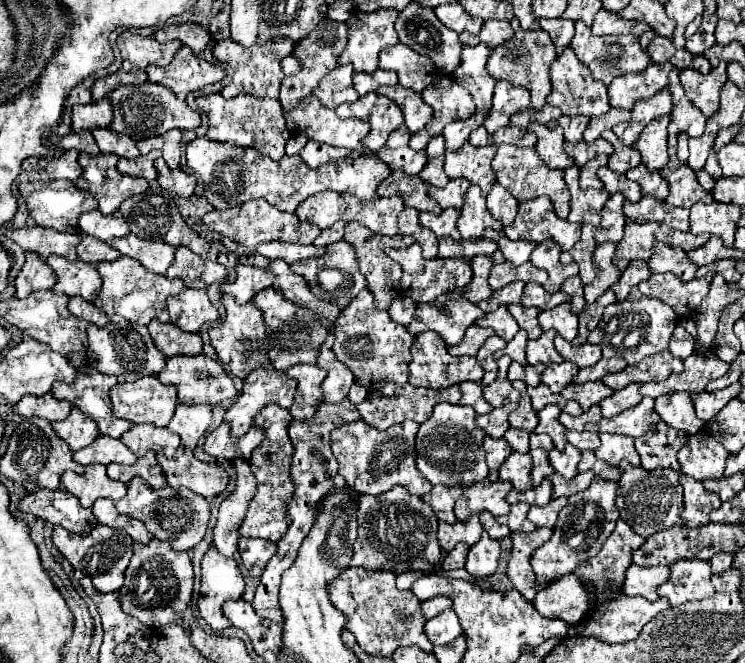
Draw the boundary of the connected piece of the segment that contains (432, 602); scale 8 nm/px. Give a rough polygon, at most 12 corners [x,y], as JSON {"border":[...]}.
{"border":[[433,597],[423,601],[421,609],[427,619],[451,607],[449,597]]}

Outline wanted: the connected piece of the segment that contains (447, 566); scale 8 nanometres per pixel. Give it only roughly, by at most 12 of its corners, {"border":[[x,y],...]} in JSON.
{"border":[[459,543],[443,559],[443,569],[459,569],[465,565],[469,545]]}

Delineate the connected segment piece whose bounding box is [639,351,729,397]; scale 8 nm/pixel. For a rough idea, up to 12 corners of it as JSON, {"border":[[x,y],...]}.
{"border":[[695,351],[683,373],[641,385],[643,397],[687,391],[727,373],[729,363],[711,351]]}

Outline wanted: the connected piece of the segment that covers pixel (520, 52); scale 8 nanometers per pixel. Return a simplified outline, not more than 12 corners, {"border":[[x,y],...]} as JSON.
{"border":[[525,31],[491,51],[487,69],[531,93],[541,109],[557,57],[545,31]]}

